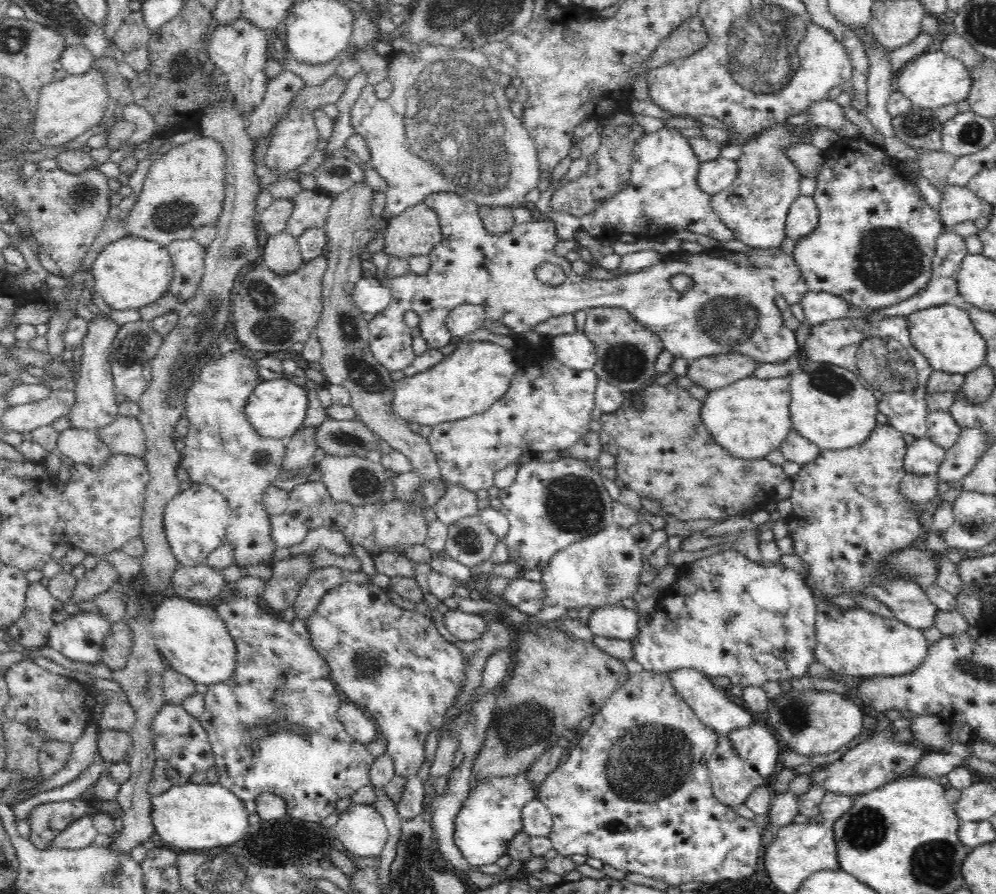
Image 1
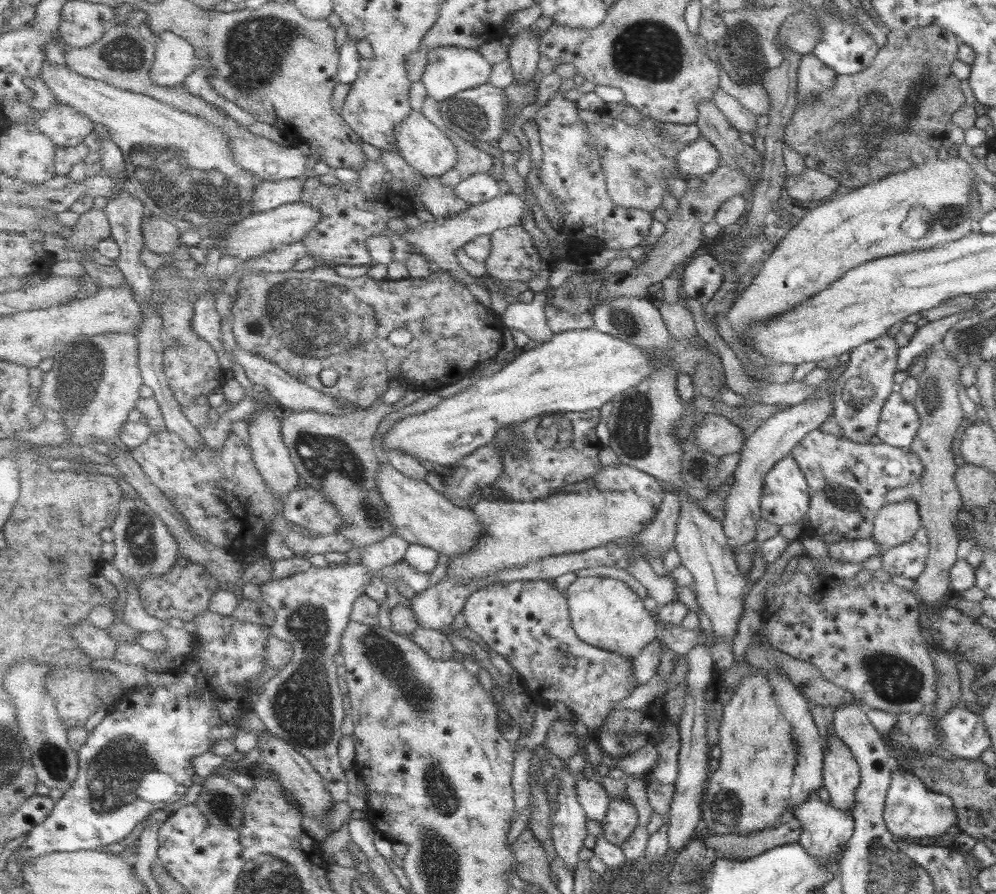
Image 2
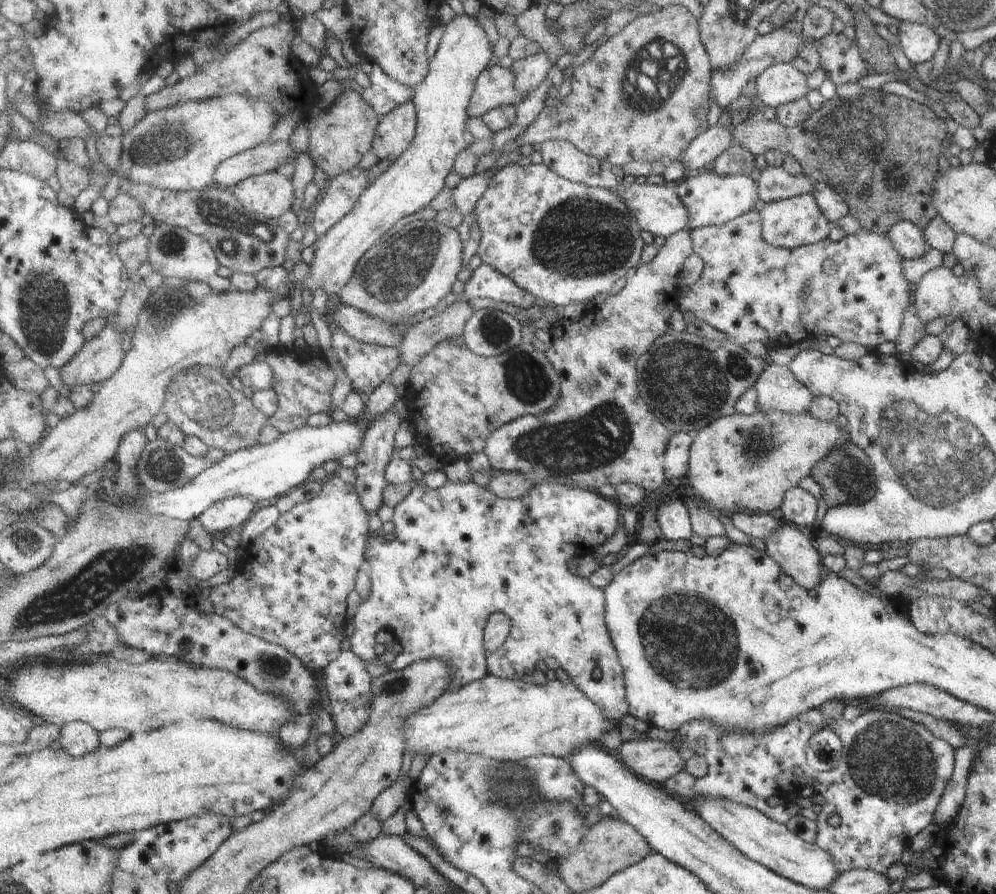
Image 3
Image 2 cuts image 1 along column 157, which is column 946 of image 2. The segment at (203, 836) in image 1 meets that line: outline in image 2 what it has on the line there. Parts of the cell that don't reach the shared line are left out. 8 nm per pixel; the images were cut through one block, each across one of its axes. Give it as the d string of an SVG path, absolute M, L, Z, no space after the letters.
M894 768L884 798L882 819L885 828L895 840L918 842L920 838L935 838L956 832L957 816L949 796L929 790L911 773Z

